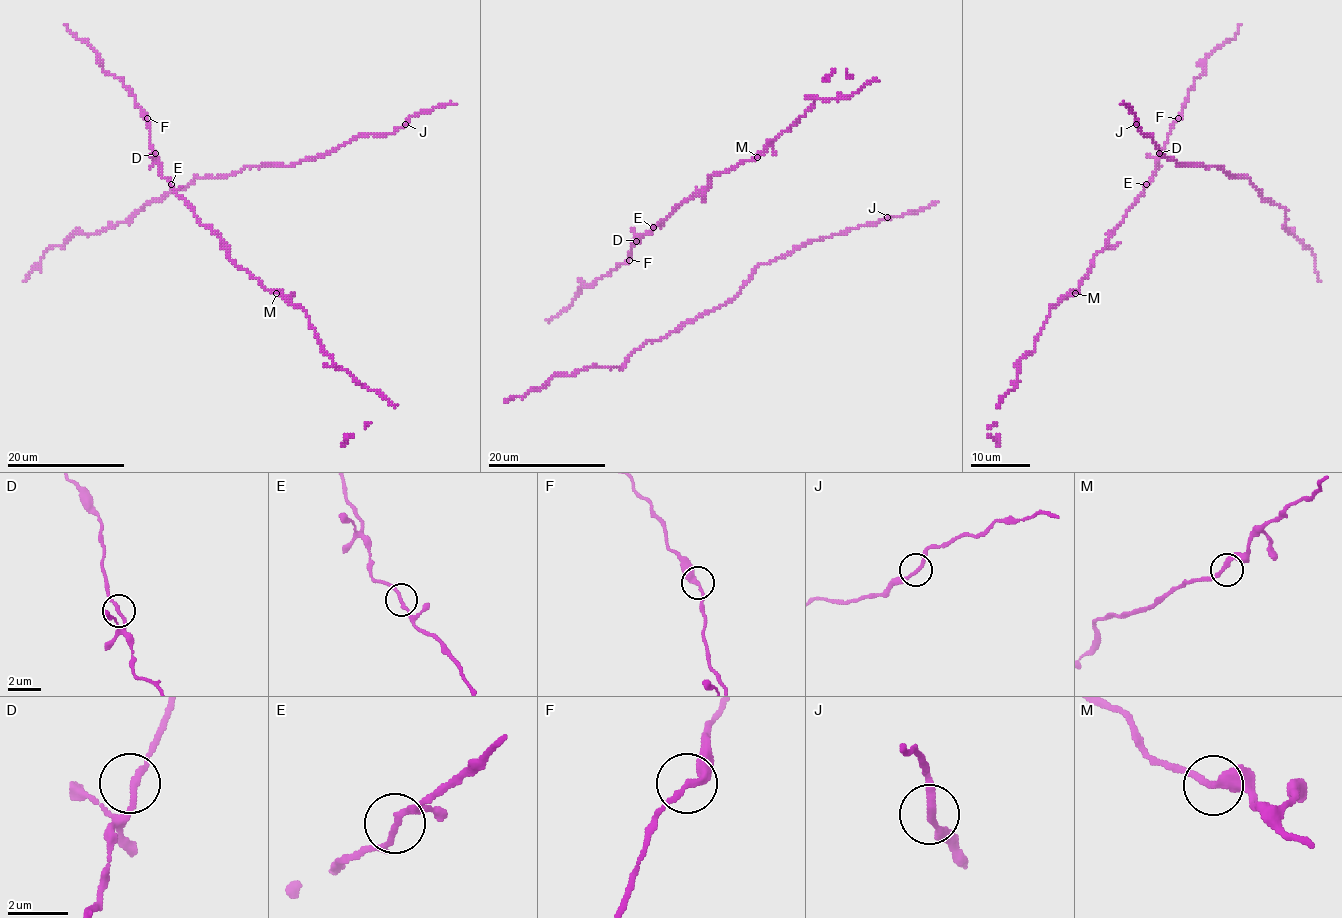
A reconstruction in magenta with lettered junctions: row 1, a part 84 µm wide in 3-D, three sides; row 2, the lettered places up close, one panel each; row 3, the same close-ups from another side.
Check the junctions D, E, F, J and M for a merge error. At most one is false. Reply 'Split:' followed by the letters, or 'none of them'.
Split: none of them

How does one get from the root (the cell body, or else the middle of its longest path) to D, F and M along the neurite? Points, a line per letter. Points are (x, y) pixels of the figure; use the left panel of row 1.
D: (171, 184), (161, 176), (155, 153)
F: (171, 184), (161, 176), (159, 162), (149, 140), (147, 118)
M: (171, 184), (196, 218), (221, 239), (229, 257), (246, 268), (265, 289), (276, 293)

